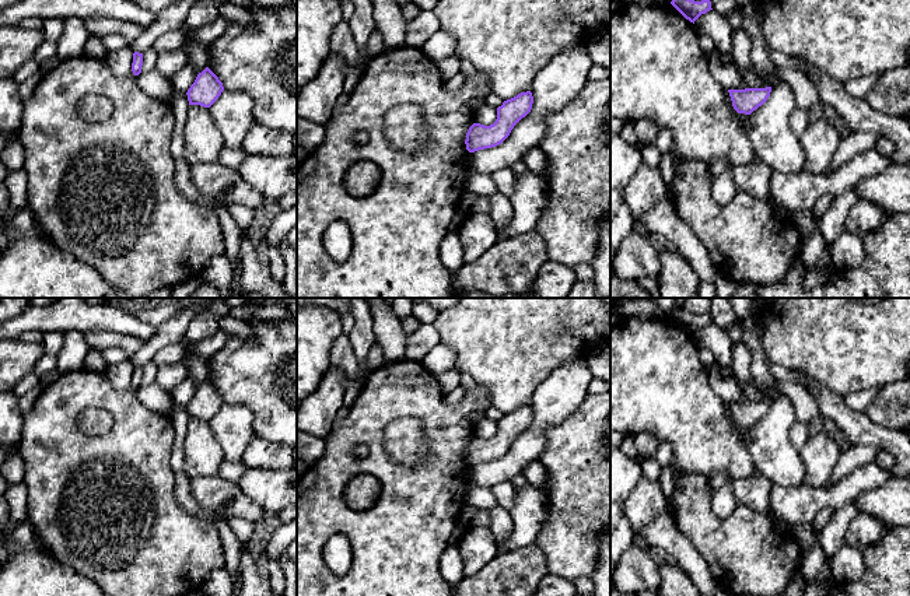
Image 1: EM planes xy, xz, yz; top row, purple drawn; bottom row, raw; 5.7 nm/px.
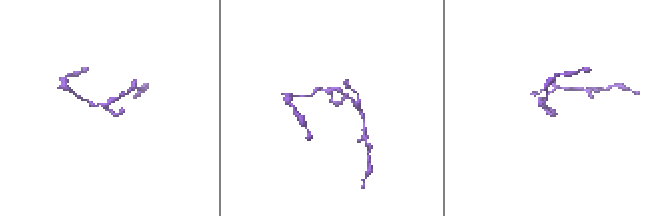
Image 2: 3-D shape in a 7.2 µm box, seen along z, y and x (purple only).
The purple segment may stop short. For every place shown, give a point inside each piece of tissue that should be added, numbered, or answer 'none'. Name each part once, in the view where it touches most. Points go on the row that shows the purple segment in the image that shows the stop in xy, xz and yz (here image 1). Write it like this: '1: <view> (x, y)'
none

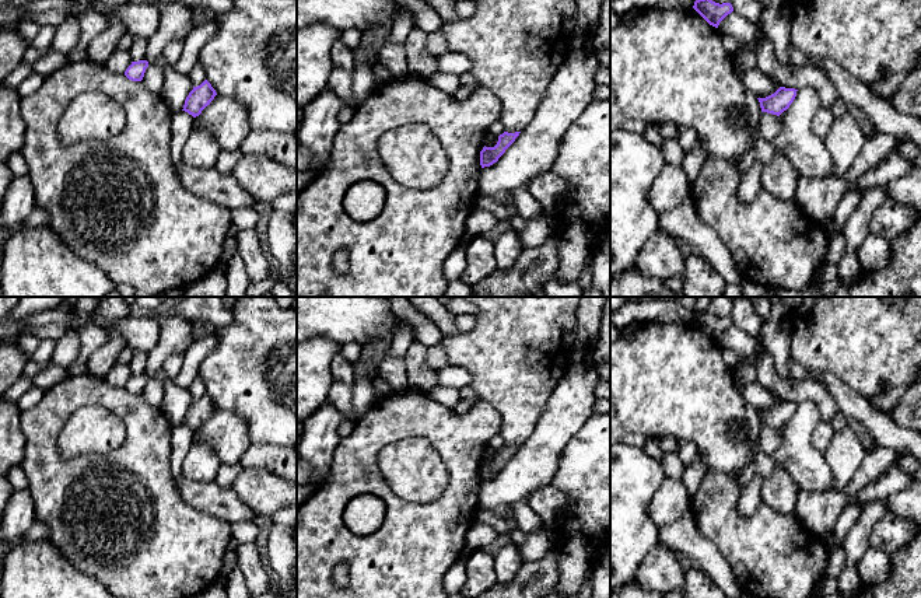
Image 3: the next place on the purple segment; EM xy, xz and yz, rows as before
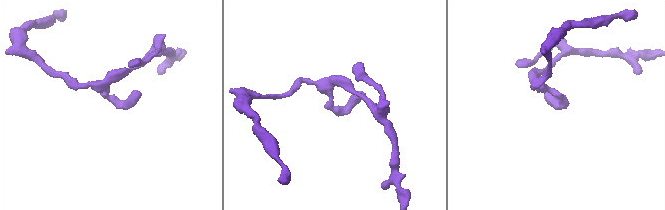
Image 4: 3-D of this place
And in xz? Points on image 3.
none

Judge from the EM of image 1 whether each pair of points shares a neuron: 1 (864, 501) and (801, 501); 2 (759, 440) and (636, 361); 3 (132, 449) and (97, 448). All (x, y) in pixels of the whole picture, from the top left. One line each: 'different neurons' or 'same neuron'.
1: different neurons
2: different neurons
3: same neuron

